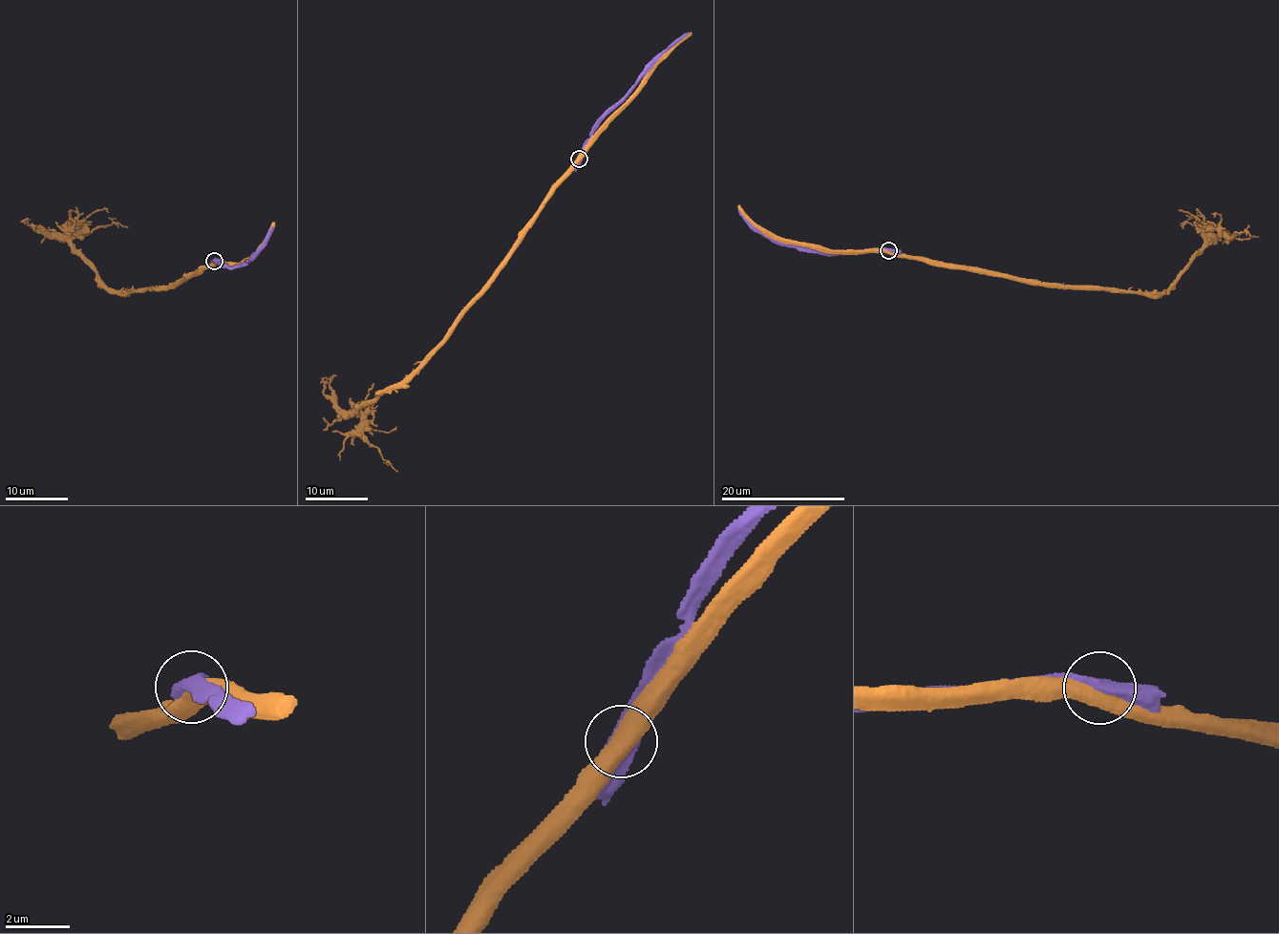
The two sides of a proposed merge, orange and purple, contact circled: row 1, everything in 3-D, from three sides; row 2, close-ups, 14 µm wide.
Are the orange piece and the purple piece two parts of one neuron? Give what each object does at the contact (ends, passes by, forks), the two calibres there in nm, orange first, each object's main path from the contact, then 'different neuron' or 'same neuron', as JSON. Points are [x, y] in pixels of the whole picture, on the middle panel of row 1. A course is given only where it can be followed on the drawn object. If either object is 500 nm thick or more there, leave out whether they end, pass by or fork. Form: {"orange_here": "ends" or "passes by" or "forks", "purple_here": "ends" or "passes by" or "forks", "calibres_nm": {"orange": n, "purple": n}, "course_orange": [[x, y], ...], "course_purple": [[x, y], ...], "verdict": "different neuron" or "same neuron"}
{"calibres_nm": {"orange": 500, "purple": 480}, "course_orange": [[579, 159], [489, 286], [466, 310], [446, 339], [397, 384], [386, 387], [356, 409], [365, 438], [397, 471]], "course_purple": [[579, 159], [579, 151], [589, 135], [647, 67], [688, 32]], "verdict": "different neuron"}

